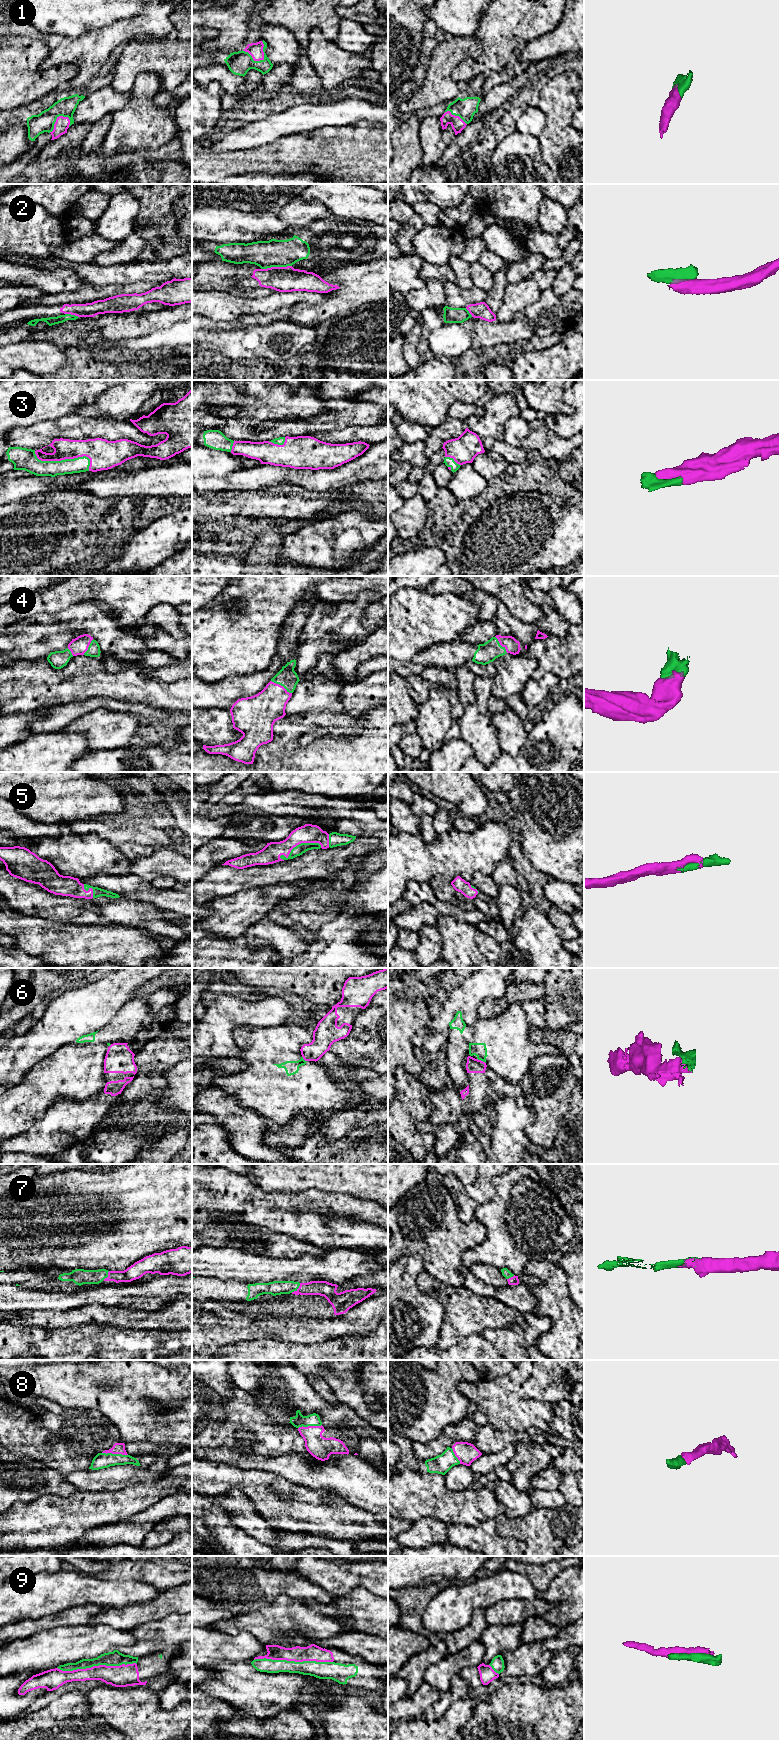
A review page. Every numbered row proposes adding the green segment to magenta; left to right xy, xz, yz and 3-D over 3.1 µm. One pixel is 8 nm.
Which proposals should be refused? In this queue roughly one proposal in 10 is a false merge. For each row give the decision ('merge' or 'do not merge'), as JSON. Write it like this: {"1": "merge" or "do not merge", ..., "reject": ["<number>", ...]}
{"1": "merge", "2": "do not merge", "3": "merge", "4": "merge", "5": "merge", "6": "do not merge", "7": "merge", "8": "merge", "9": "merge", "reject": ["2", "6"]}

